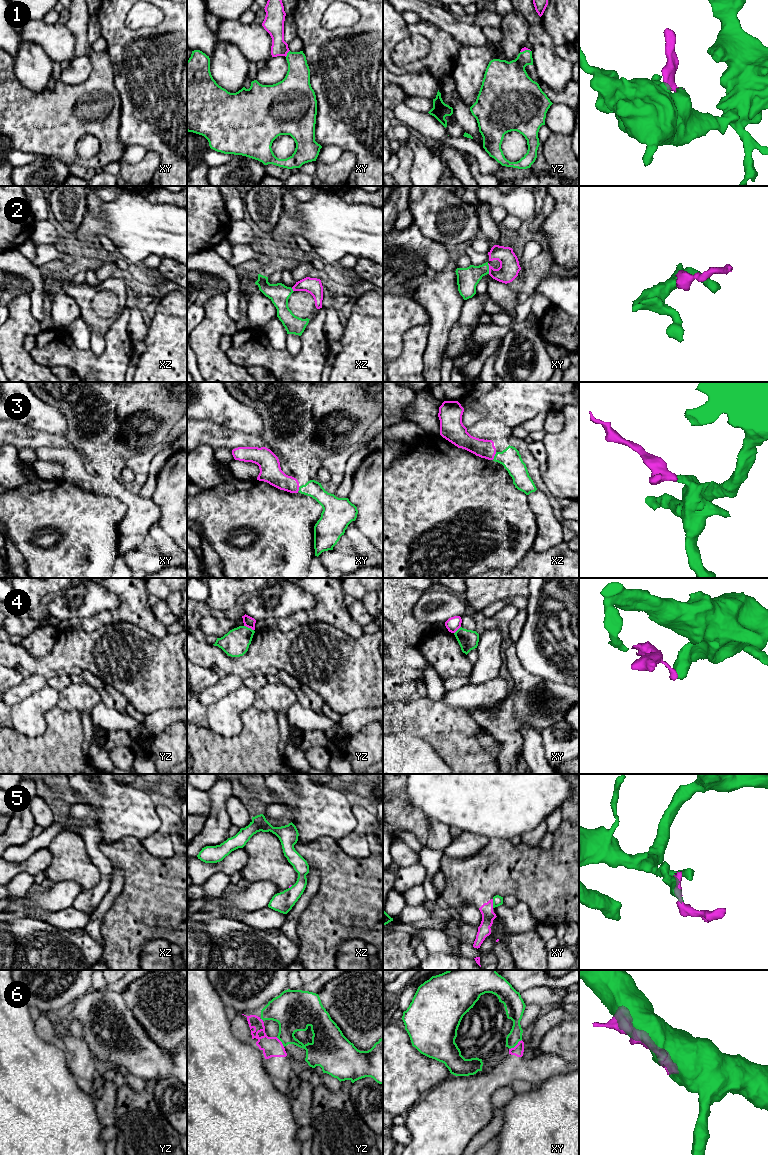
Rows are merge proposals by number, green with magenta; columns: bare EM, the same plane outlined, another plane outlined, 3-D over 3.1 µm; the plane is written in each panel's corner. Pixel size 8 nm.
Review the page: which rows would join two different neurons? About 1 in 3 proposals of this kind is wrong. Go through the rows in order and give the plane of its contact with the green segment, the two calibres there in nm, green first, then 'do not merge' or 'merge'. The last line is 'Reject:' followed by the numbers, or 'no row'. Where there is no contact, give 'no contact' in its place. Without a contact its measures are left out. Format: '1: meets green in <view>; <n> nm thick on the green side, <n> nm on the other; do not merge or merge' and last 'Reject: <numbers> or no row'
1: meets green in xy; 200 nm thick on the green side, 160 nm on the other; merge
2: meets green in xy; 180 nm thick on the green side, 160 nm on the other; merge
3: meets green in xz; 160 nm thick on the green side, 140 nm on the other; merge
4: meets green in yz; 220 nm thick on the green side, 90 nm on the other; do not merge
5: meets green in xy; 80 nm thick on the green side, 110 nm on the other; do not merge
6: meets green in xy; 110 nm thick on the green side, 90 nm on the other; do not merge
Reject: 4, 5, 6

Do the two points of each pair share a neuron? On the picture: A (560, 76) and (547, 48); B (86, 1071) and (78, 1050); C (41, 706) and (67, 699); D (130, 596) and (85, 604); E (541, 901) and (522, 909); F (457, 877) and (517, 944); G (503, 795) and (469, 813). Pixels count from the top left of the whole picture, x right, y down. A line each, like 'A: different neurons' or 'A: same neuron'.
A: same neuron
B: same neuron
C: different neurons
D: different neurons
E: different neurons
F: different neurons
G: same neuron

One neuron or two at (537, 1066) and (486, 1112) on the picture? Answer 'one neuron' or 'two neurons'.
one neuron

